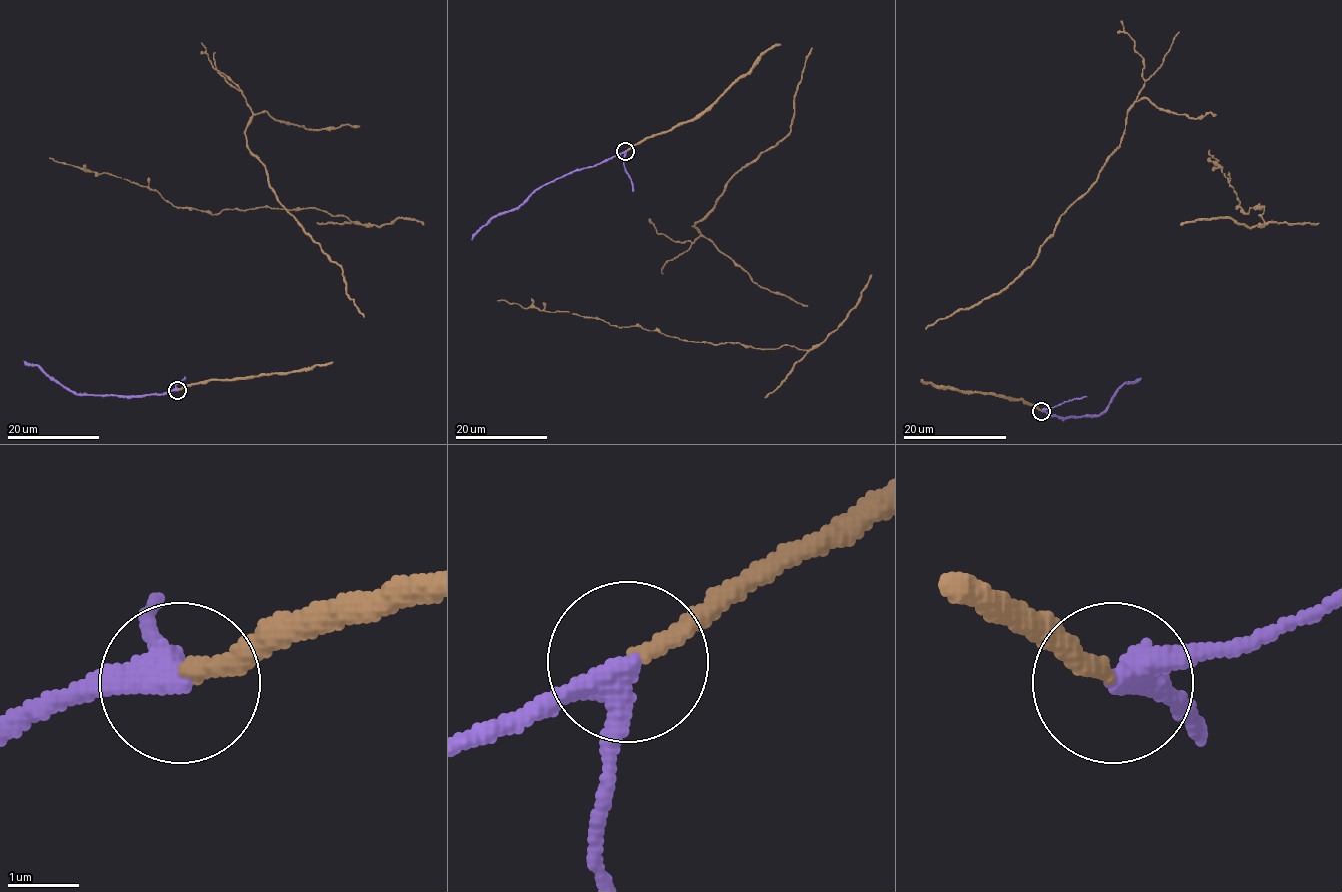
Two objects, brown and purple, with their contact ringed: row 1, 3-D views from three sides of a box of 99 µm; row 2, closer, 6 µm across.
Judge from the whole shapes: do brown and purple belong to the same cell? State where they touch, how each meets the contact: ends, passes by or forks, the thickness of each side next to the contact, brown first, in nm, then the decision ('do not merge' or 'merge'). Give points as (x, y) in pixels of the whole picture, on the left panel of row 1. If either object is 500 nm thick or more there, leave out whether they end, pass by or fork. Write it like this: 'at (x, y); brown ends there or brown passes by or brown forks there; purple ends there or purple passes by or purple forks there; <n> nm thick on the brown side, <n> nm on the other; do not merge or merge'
at (177, 390); brown ends there; purple passes by; 240 nm thick on the brown side, 360 nm on the other; merge

